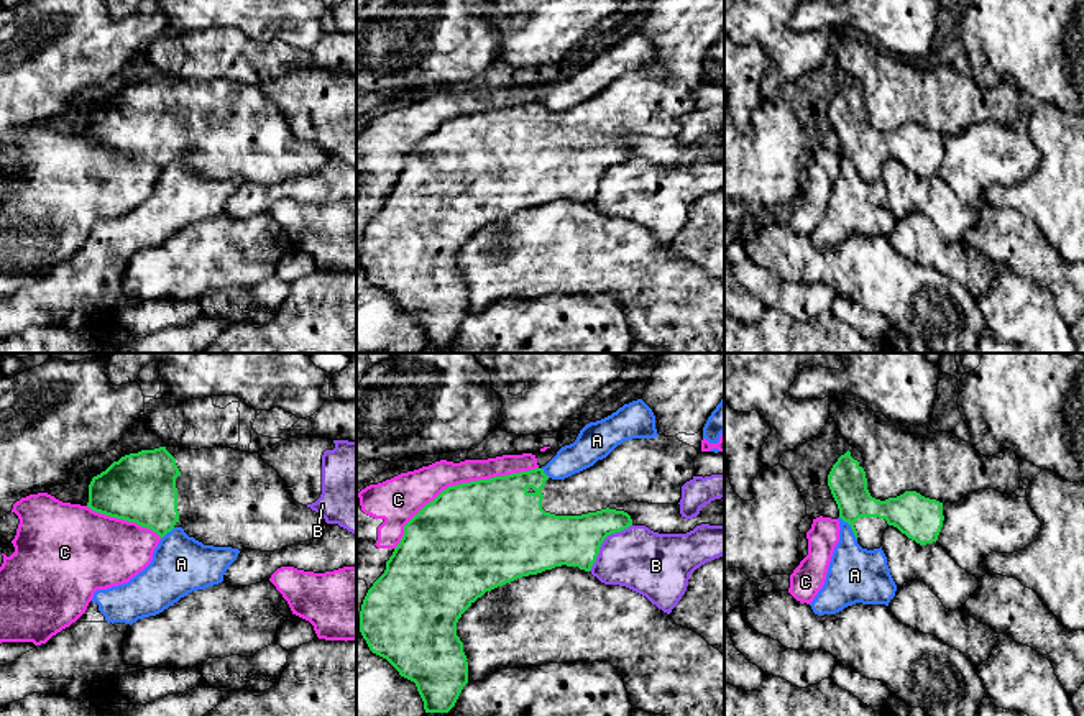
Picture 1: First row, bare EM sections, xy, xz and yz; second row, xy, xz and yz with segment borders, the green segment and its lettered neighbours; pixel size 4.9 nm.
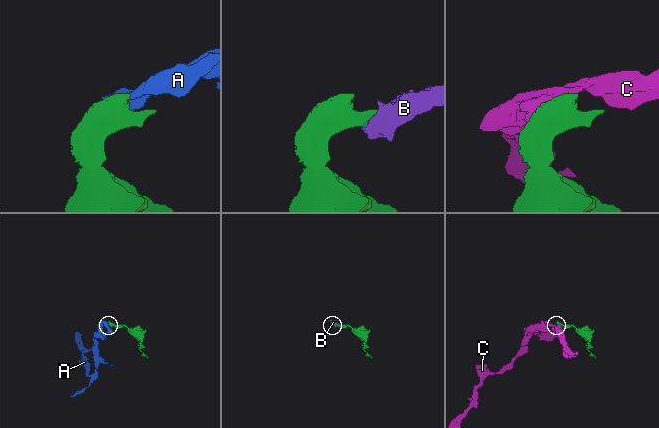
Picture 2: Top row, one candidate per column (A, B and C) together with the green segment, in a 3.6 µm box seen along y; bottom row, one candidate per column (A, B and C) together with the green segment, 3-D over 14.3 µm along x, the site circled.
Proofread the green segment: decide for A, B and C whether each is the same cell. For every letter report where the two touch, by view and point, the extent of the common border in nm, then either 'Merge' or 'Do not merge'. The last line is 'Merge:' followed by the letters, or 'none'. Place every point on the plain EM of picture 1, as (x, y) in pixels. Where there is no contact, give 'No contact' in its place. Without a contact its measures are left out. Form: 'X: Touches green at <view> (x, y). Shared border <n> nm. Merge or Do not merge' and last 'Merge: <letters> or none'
A: Touches green at yz (851, 160). Shared border 150 nm. Do not merge
B: Touches green at xz (603, 173). Shared border 320 nm. Do not merge
C: Touches green at xz (459, 117). Shared border 800 nm. Do not merge
Merge: none

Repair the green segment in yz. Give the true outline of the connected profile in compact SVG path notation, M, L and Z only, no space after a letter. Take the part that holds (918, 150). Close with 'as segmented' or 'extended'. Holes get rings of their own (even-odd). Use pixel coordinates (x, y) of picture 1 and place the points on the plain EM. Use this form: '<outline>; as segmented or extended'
M856 79L838 90L828 107L828 118L839 149L847 154L862 181L880 181L889 158L920 177L933 176L943 159L943 135L905 123L885 133L867 122L862 85Z; extended

